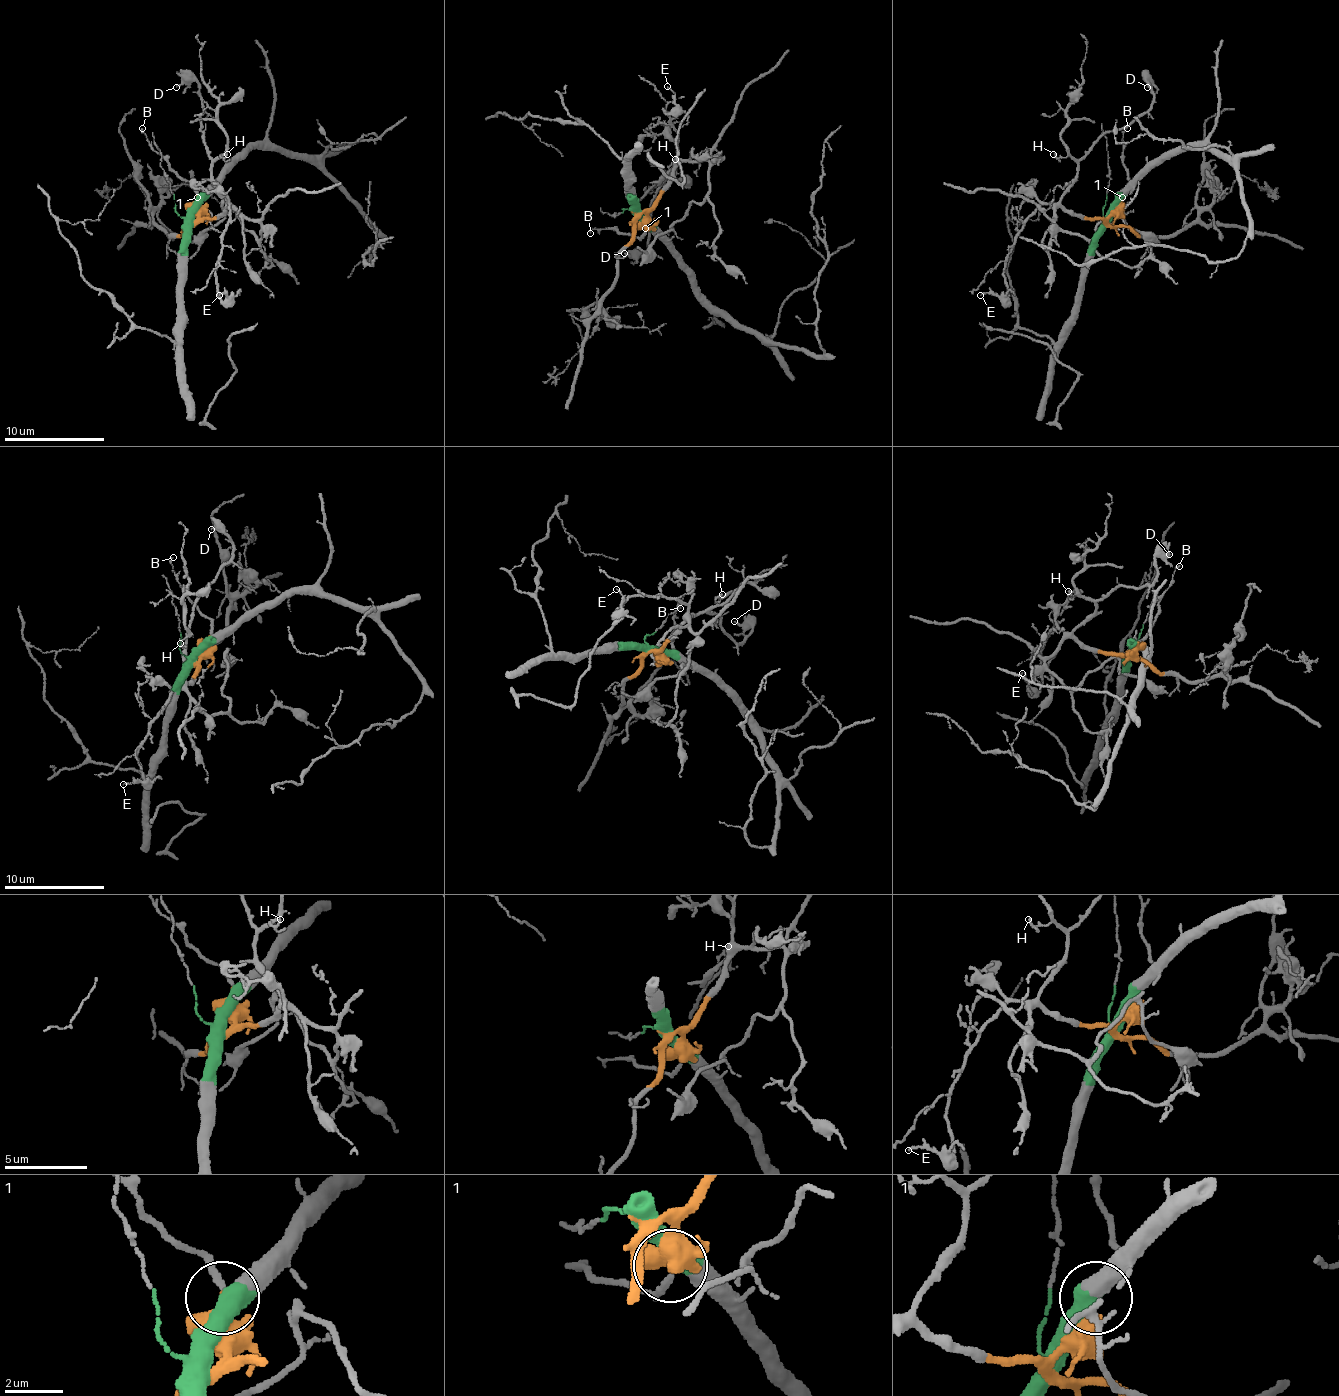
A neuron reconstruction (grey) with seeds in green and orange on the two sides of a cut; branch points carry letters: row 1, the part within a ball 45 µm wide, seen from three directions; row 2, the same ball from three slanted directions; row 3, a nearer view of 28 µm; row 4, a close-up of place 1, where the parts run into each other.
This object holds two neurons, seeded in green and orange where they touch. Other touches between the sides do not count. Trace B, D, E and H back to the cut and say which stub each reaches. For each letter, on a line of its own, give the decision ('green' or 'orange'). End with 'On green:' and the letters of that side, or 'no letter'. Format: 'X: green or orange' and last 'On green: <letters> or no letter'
B: orange
D: orange
E: orange
H: orange
On green: no letter

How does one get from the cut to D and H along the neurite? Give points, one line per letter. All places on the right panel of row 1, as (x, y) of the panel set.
D: (1108, 224), (1081, 218), (1060, 196), (1096, 143), (1151, 105), (1149, 80), (1146, 87)
H: (1108, 224), (1081, 218), (1065, 208), (1060, 196), (1078, 163), (1068, 155), (1060, 158), (1053, 153)

